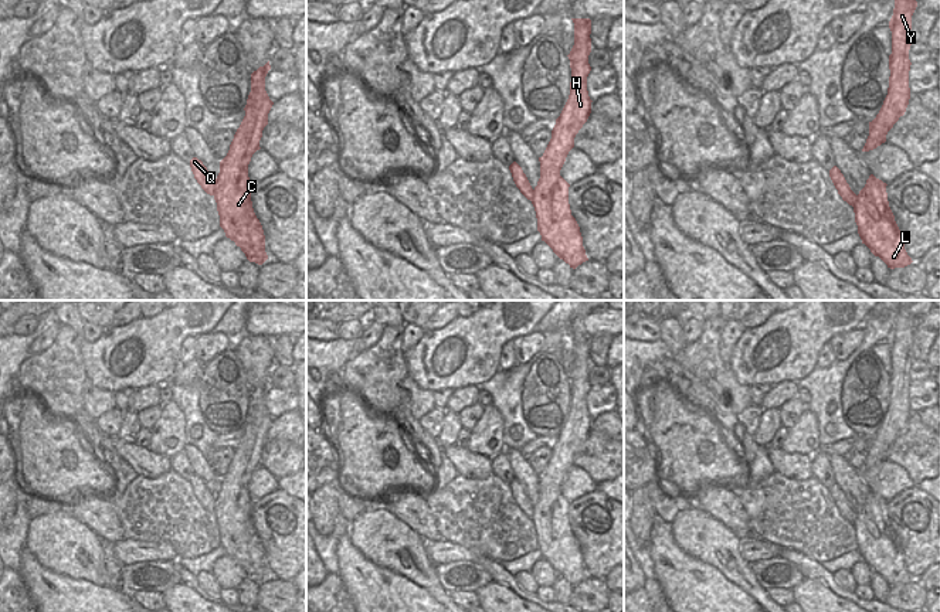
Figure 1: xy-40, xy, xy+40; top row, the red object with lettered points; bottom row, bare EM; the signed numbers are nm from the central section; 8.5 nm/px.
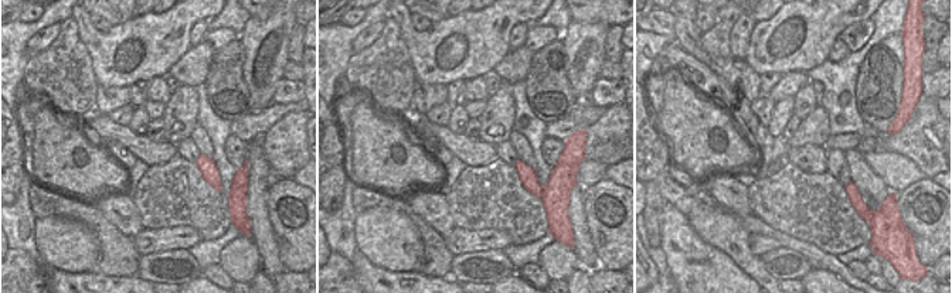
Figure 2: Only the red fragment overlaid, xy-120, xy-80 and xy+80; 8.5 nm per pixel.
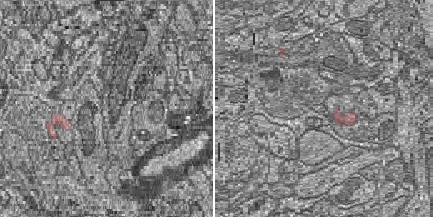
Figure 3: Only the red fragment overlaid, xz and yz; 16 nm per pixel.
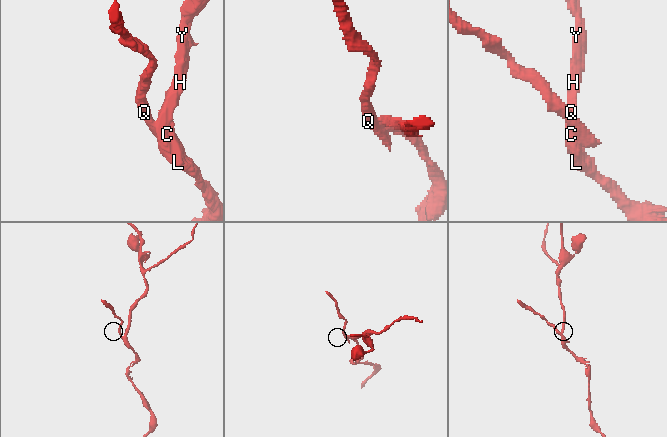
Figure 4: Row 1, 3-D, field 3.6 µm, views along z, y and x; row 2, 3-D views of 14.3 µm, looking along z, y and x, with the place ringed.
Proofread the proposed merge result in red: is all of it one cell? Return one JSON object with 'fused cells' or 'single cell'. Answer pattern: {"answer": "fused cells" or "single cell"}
{"answer": "fused cells"}

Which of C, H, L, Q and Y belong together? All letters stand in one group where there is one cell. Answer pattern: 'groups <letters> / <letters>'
groups C H L Y / Q

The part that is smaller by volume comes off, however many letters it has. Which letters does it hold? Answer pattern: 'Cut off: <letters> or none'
Cut off: Q

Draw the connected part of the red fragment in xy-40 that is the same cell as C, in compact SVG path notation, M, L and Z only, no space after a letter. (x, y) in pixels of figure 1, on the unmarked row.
M269 378L251 391L251 409L244 425L245 434L237 446L227 473L220 479L214 517L220 533L220 544L225 554L235 560L250 579L262 582L265 552L257 536L252 518L252 500L248 482L259 468L262 448L268 442L268 431L274 422L265 408L265 394L271 387Z

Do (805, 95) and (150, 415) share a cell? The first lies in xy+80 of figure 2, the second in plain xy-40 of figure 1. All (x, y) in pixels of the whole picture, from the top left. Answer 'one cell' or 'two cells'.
one cell

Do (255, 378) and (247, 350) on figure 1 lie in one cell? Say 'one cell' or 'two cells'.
one cell

